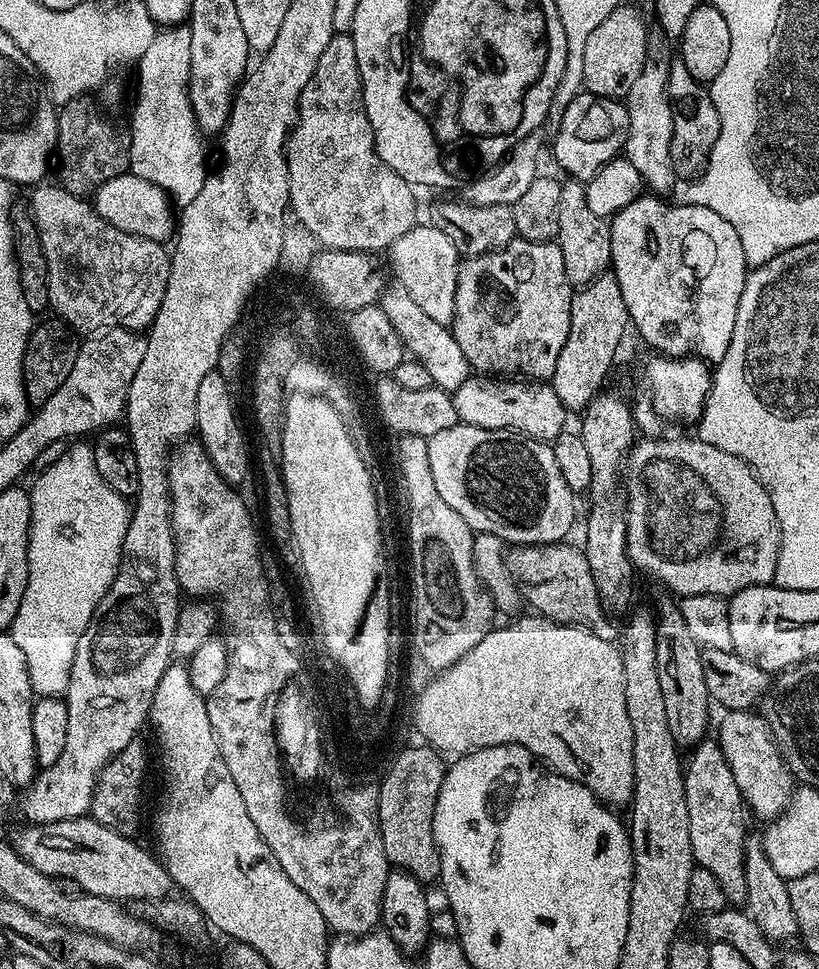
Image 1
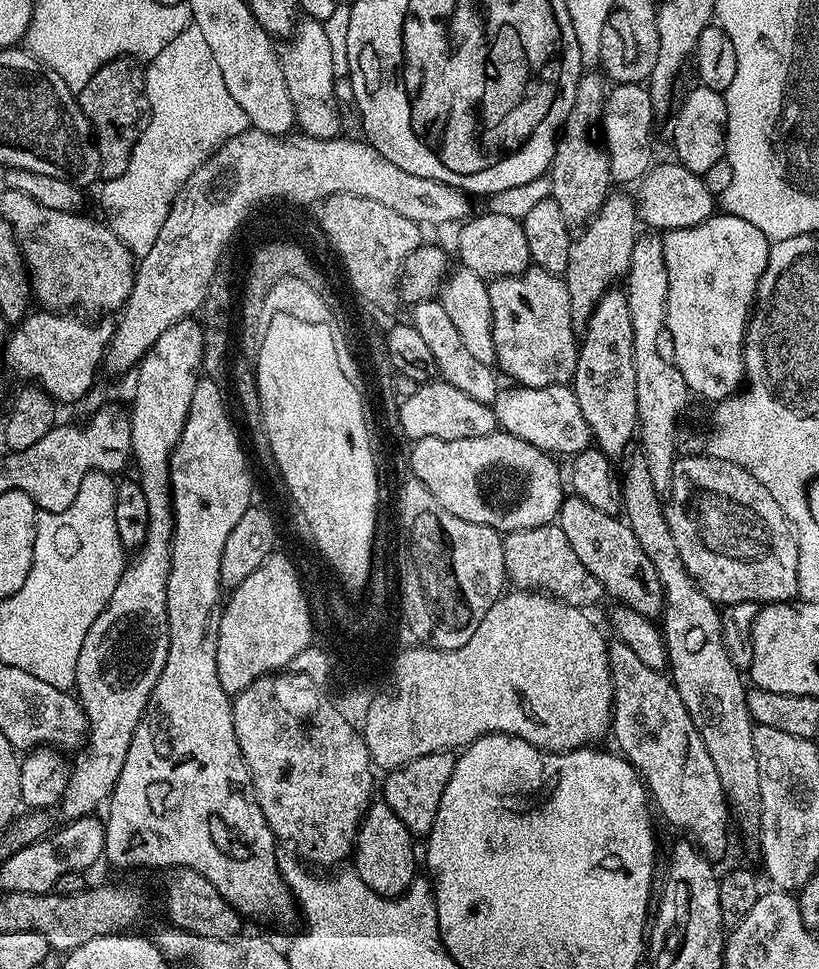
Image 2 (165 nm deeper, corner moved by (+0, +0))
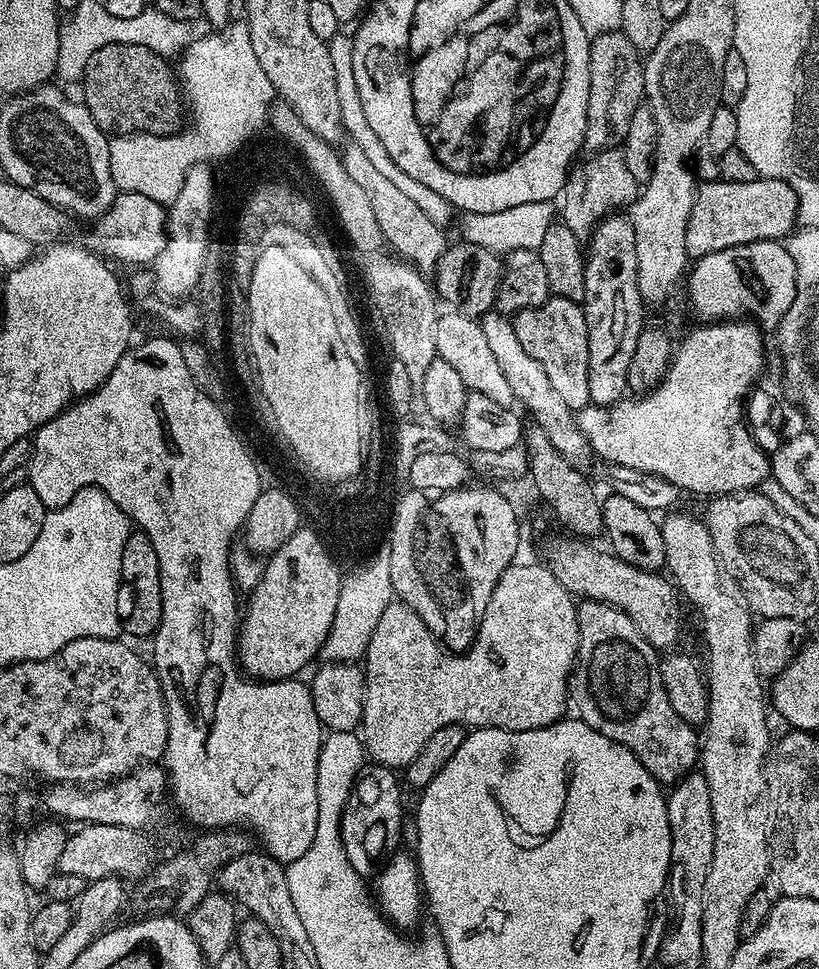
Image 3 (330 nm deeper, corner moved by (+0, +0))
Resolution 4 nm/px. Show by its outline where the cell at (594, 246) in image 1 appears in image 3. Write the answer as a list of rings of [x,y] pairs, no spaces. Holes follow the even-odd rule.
[[[623,30],[603,32],[590,40],[590,102],[586,106],[584,148],[589,153],[620,148],[634,110],[645,103],[644,60]]]

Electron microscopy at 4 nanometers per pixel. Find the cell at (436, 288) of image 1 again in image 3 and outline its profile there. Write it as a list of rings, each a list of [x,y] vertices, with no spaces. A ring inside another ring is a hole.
[[[498,311],[488,312],[479,317],[482,326],[482,334],[486,334],[486,342],[490,345],[490,350],[494,358],[498,361],[498,366],[502,369],[502,374],[506,374],[506,382],[510,382],[510,390],[514,390],[517,401],[522,405],[523,411],[529,412],[531,419],[536,421],[550,437],[551,442],[556,444],[558,451],[563,453],[567,459],[573,462],[580,462],[590,456],[588,440],[582,434],[582,430],[576,421],[576,412],[562,399],[558,390],[550,382],[546,375],[546,370],[530,354],[522,350],[522,342],[518,342],[518,334],[514,334],[512,320]]]

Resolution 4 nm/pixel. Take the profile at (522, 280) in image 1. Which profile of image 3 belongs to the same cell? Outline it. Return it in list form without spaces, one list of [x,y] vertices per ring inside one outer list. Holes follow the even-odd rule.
[[[552,296],[541,308],[516,313],[512,325],[514,334],[518,334],[518,342],[522,342],[522,350],[546,370],[554,390],[558,390],[566,406],[573,410],[589,407],[588,335],[583,307],[577,301]]]

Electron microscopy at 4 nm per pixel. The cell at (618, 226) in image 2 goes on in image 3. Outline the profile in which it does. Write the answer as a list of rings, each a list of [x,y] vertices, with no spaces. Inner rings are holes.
[[[608,148],[587,158],[589,160],[581,159],[569,171],[562,199],[558,204],[562,223],[570,230],[574,230],[574,234],[582,242],[591,237],[593,230],[605,216],[619,213],[635,204],[638,195],[636,179],[634,174],[630,174],[630,166],[626,166],[626,158],[620,148]]]

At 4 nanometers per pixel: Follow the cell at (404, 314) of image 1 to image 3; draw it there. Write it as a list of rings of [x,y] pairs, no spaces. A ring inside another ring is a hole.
[[[448,310],[445,316],[444,313],[437,315],[434,346],[438,359],[449,364],[459,374],[469,392],[483,394],[493,402],[498,402],[498,406],[511,408],[517,403],[514,390],[510,390],[510,382],[506,382],[506,374],[502,374],[502,369],[486,342],[486,334],[482,334],[479,319],[459,310]]]

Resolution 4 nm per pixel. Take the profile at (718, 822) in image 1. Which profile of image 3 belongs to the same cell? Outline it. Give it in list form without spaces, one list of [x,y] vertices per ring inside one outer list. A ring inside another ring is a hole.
[[[580,600],[576,605],[576,613],[578,614],[578,626],[580,627],[580,641],[578,642],[578,654],[576,655],[576,666],[572,669],[571,676],[568,677],[568,694],[570,697],[571,707],[576,707],[575,715],[586,722],[586,726],[590,726],[594,730],[598,730],[598,734],[606,734],[606,738],[610,738],[614,742],[618,742],[622,746],[626,746],[626,750],[630,750],[638,758],[638,762],[642,762],[642,766],[646,766],[646,770],[650,770],[650,774],[662,786],[671,786],[676,783],[682,776],[687,776],[689,772],[697,767],[700,759],[701,745],[698,743],[698,732],[693,725],[682,722],[682,718],[678,718],[678,714],[674,710],[674,706],[670,706],[670,698],[666,698],[666,690],[662,686],[662,674],[660,673],[660,656],[657,649],[650,646],[650,642],[646,642],[646,638],[642,638],[642,634],[638,634],[638,626],[634,626],[634,622],[626,614],[622,614],[622,610],[618,610],[609,604],[603,604],[597,600]]]

